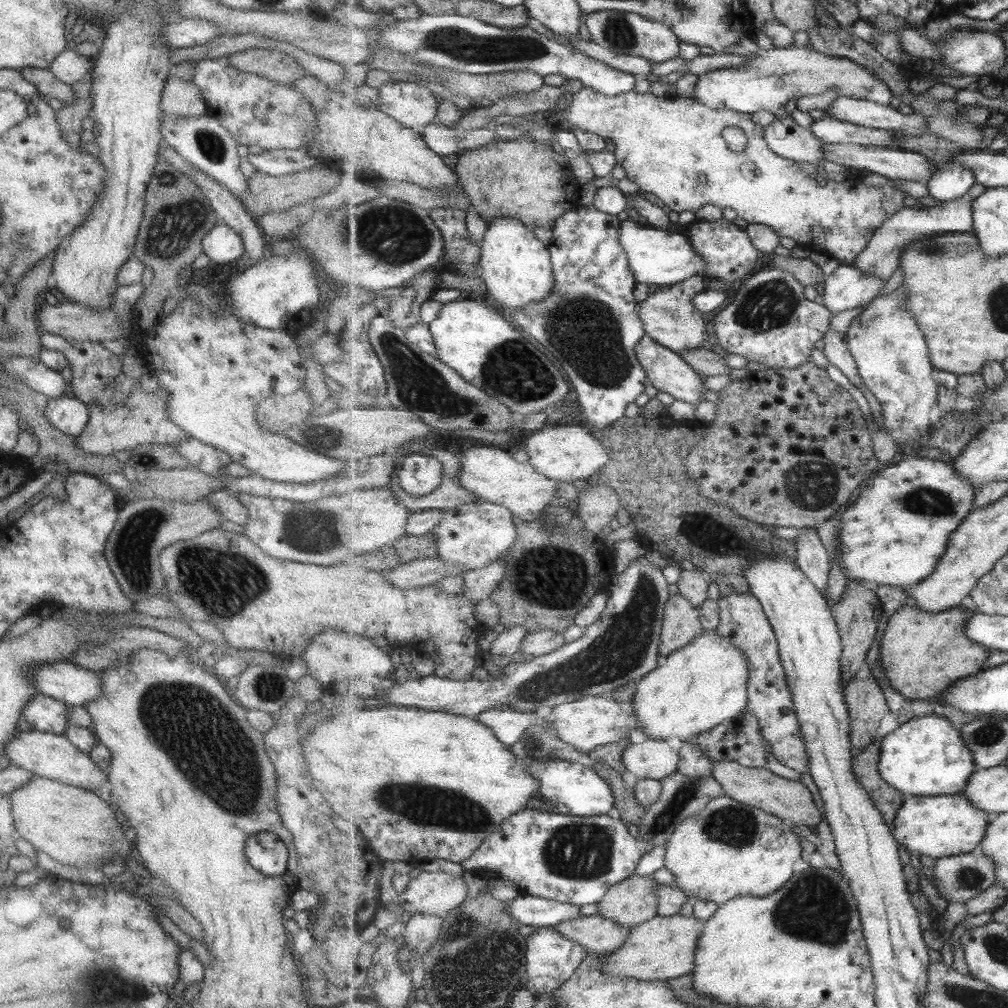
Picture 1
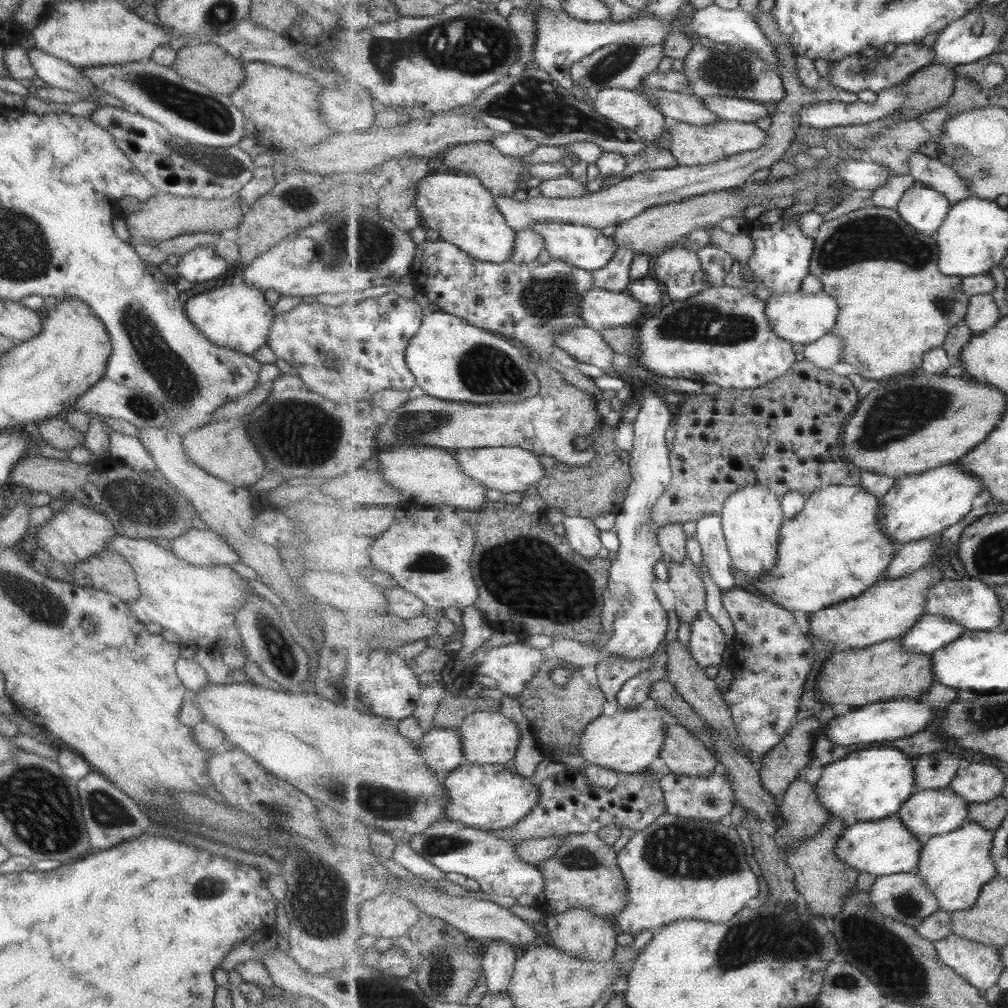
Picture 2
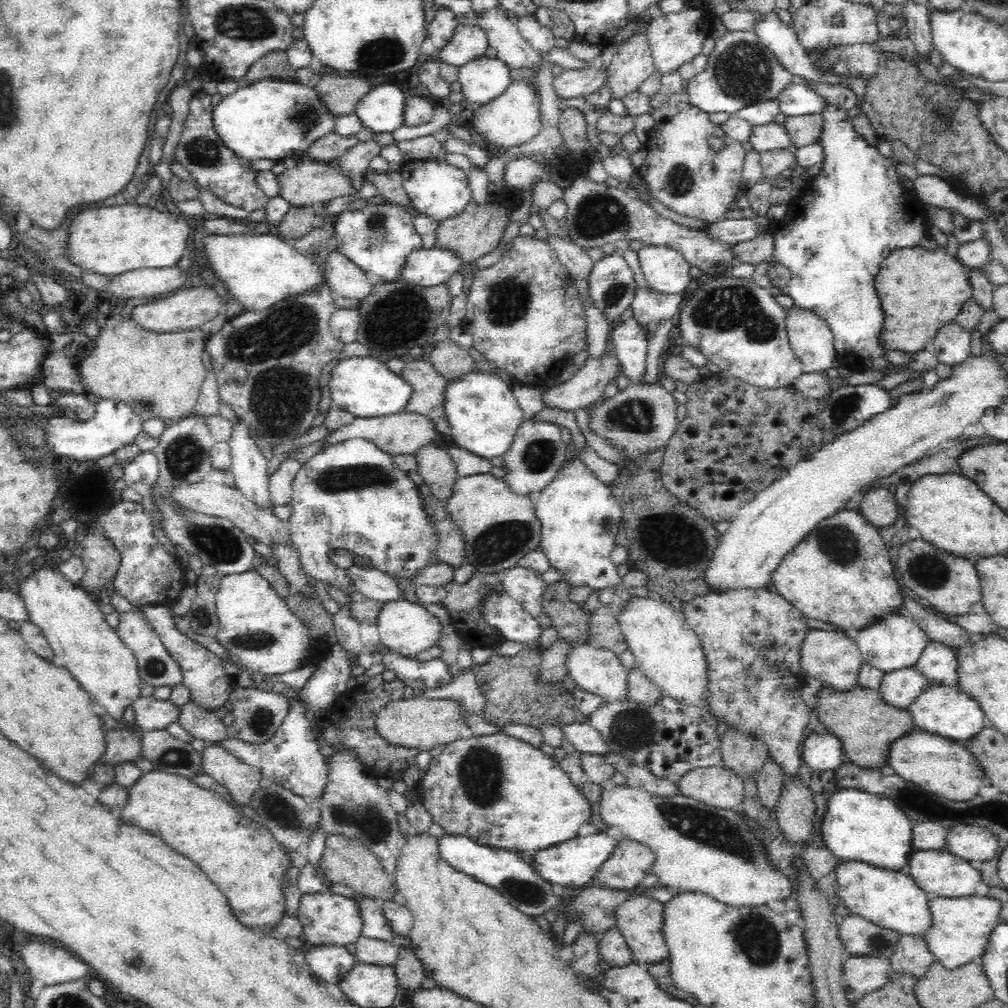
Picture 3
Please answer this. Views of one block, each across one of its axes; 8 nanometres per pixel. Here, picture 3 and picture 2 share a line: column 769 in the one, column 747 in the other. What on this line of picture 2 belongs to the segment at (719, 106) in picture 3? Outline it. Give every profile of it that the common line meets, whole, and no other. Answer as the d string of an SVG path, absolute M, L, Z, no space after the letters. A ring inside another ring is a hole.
M695 38L695 47L684 60L686 78L689 80L687 93L697 96L702 101L711 96L729 96L744 98L764 103L778 103L786 96L784 82L780 74L764 62L759 53L745 49L739 45L712 42L703 46Z

